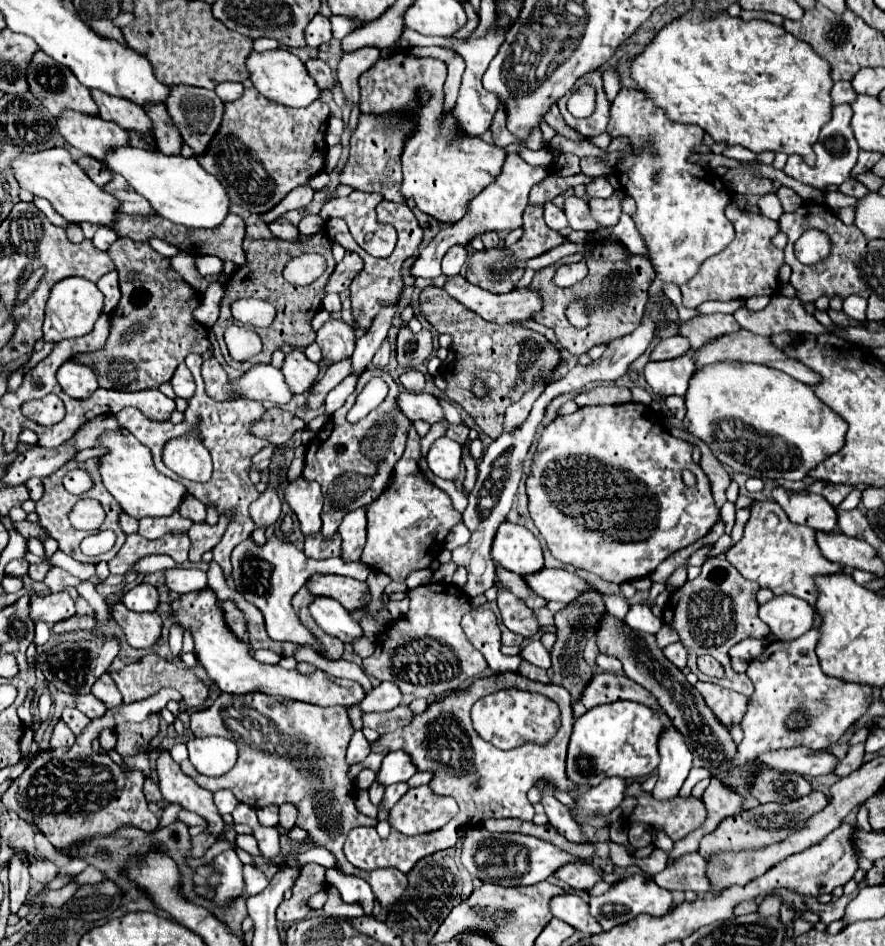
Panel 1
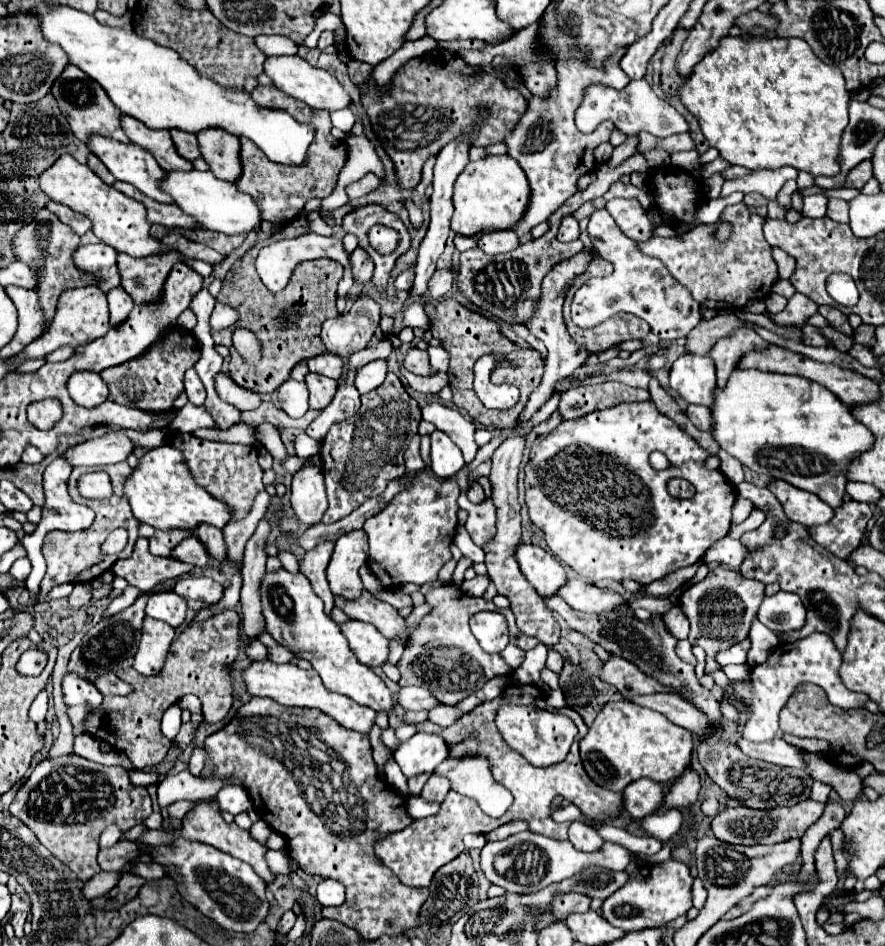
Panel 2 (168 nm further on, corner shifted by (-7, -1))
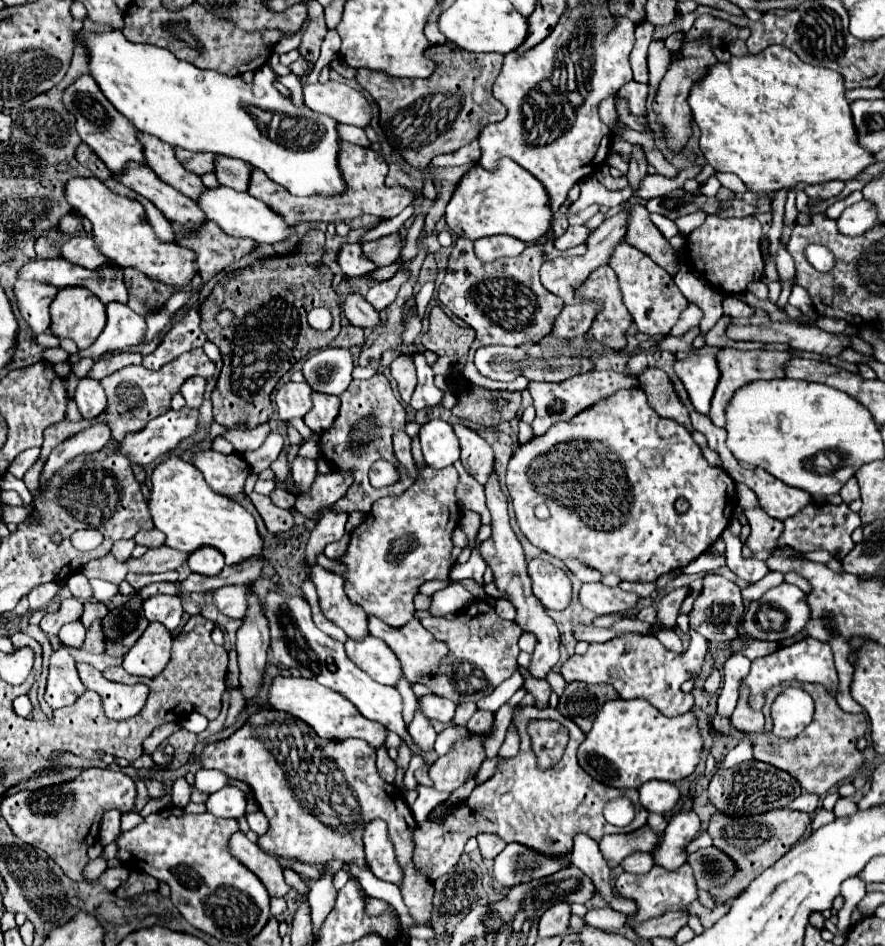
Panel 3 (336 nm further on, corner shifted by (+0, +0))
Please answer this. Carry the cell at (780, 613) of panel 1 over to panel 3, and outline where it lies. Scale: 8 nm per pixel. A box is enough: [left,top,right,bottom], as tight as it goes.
[737,583,809,643]

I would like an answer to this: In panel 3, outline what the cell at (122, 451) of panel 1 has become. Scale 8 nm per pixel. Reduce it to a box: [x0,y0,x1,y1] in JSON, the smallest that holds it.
[149,455,263,565]

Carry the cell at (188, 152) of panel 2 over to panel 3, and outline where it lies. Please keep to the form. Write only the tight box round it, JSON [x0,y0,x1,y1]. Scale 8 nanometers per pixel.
[175,147,215,177]

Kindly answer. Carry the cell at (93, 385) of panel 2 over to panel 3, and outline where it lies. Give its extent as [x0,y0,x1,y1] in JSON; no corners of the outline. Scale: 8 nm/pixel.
[75,377,107,419]

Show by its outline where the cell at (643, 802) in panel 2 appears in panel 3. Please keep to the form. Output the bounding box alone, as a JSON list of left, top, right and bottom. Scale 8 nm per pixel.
[639,781,681,813]

